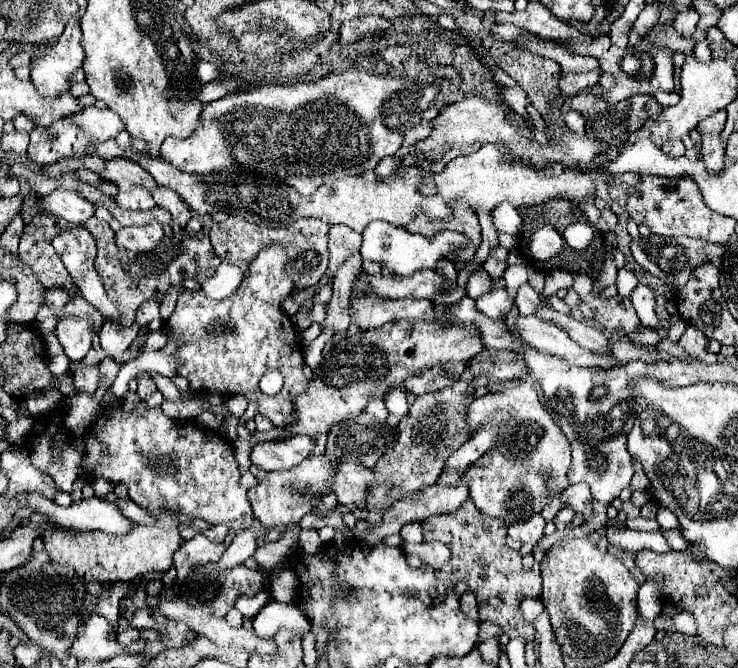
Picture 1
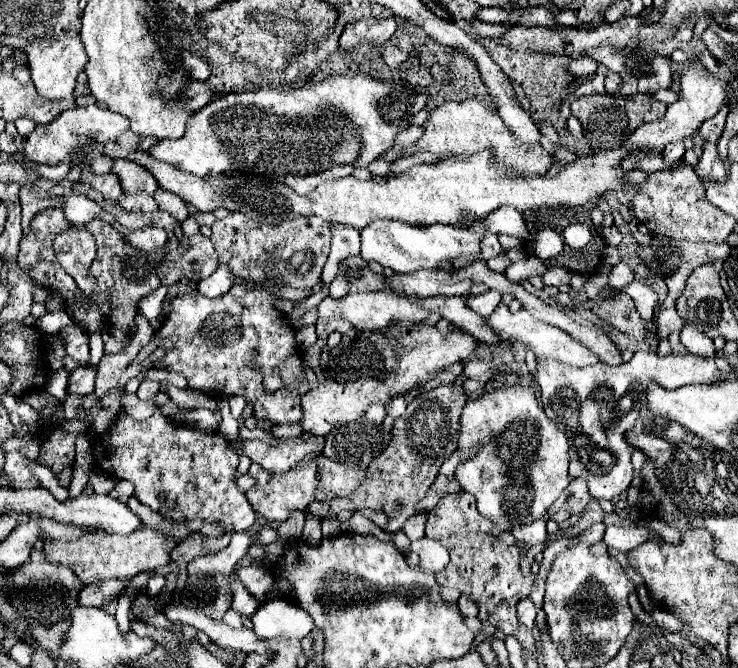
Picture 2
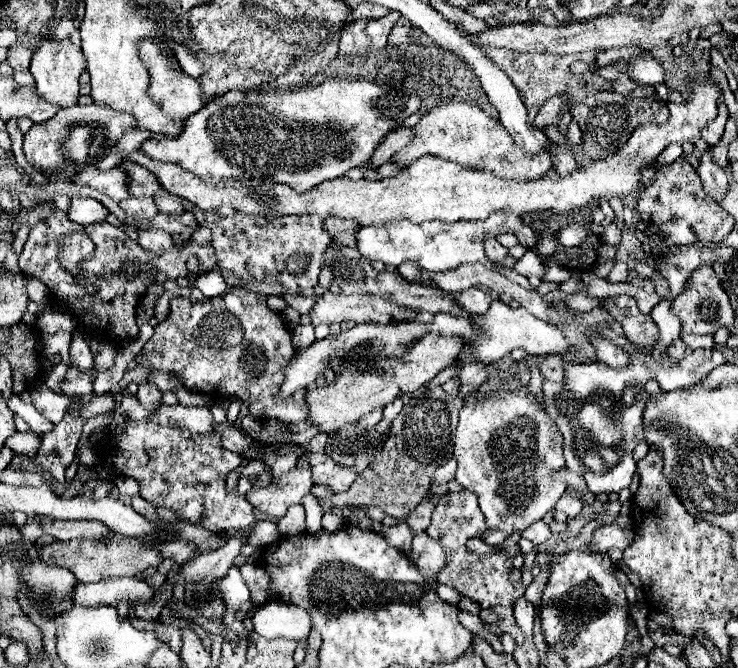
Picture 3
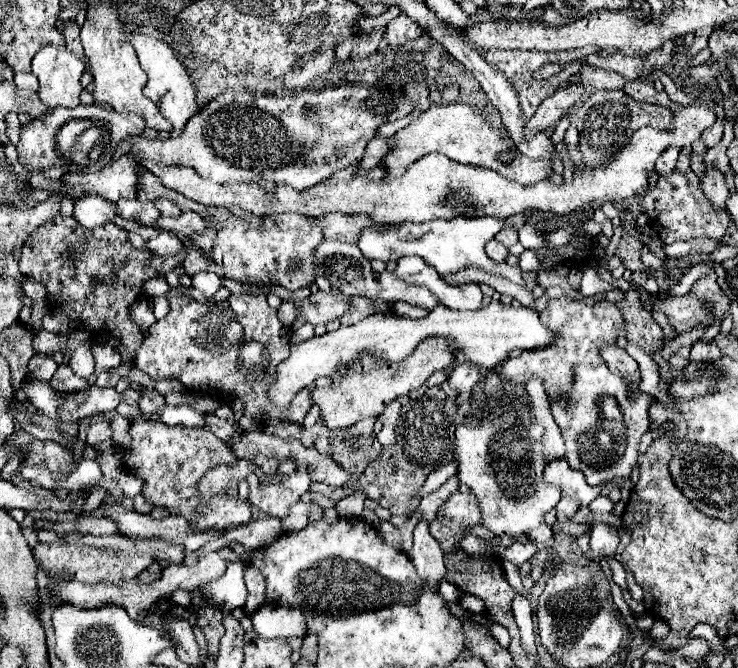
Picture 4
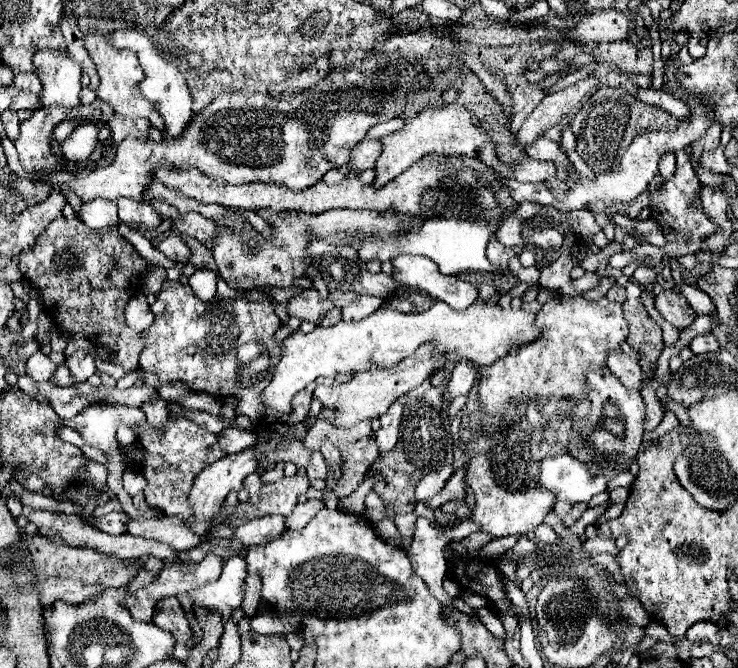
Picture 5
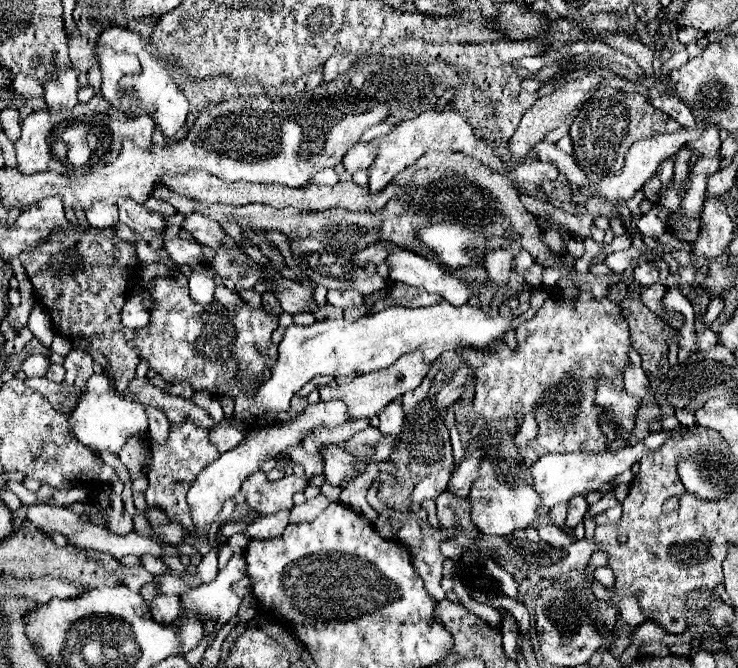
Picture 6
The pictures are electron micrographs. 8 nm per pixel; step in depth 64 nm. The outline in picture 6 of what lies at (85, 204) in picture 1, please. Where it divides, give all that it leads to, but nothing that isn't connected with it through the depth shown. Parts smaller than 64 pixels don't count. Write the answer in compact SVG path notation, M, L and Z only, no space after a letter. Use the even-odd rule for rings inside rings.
M94 202L94 206L86 210L86 218L92 228L98 228L98 230L112 228L118 224L118 208L104 202Z

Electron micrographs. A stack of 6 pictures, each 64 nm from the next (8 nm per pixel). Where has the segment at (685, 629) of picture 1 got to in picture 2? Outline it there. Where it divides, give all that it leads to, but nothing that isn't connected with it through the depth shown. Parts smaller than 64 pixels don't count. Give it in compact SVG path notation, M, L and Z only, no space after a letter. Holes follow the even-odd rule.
M655 610L651 613L651 617L658 626L664 627L673 632L680 632L684 626L684 622L679 616L664 612L663 610Z

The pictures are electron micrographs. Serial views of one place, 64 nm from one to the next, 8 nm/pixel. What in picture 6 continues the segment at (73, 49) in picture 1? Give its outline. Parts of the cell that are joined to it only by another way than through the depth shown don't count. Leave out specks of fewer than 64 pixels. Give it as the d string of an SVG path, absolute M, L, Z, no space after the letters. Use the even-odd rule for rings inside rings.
M60 70L44 84L44 100L52 110L70 110L78 104L78 70Z

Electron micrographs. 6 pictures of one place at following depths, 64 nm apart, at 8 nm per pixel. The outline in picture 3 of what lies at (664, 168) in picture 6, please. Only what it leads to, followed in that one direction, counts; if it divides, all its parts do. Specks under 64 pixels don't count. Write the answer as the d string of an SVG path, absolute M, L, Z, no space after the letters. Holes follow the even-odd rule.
M670 144L670 146L656 158L656 170L664 168L664 166L670 166L680 154L682 154L682 146L680 146L680 144Z

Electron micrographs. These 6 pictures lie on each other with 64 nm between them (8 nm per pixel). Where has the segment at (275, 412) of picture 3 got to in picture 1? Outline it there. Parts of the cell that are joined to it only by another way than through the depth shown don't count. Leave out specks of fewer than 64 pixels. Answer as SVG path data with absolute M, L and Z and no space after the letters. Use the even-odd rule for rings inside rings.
M270 246L254 258L252 266L254 272L248 272L240 288L226 300L210 300L202 292L180 292L176 310L164 324L164 334L178 344L176 358L179 359L178 374L189 380L190 388L194 392L204 394L224 394L224 396L246 396L252 398L250 402L258 404L258 412L272 420L276 426L286 426L296 420L292 402L294 398L308 388L308 380L302 374L302 352L297 344L297 331L288 314L282 312L280 304L288 298L294 284L292 278L286 274L286 252L282 246ZM278 368L284 374L284 388L276 396L264 396L258 388L258 382L264 372Z

